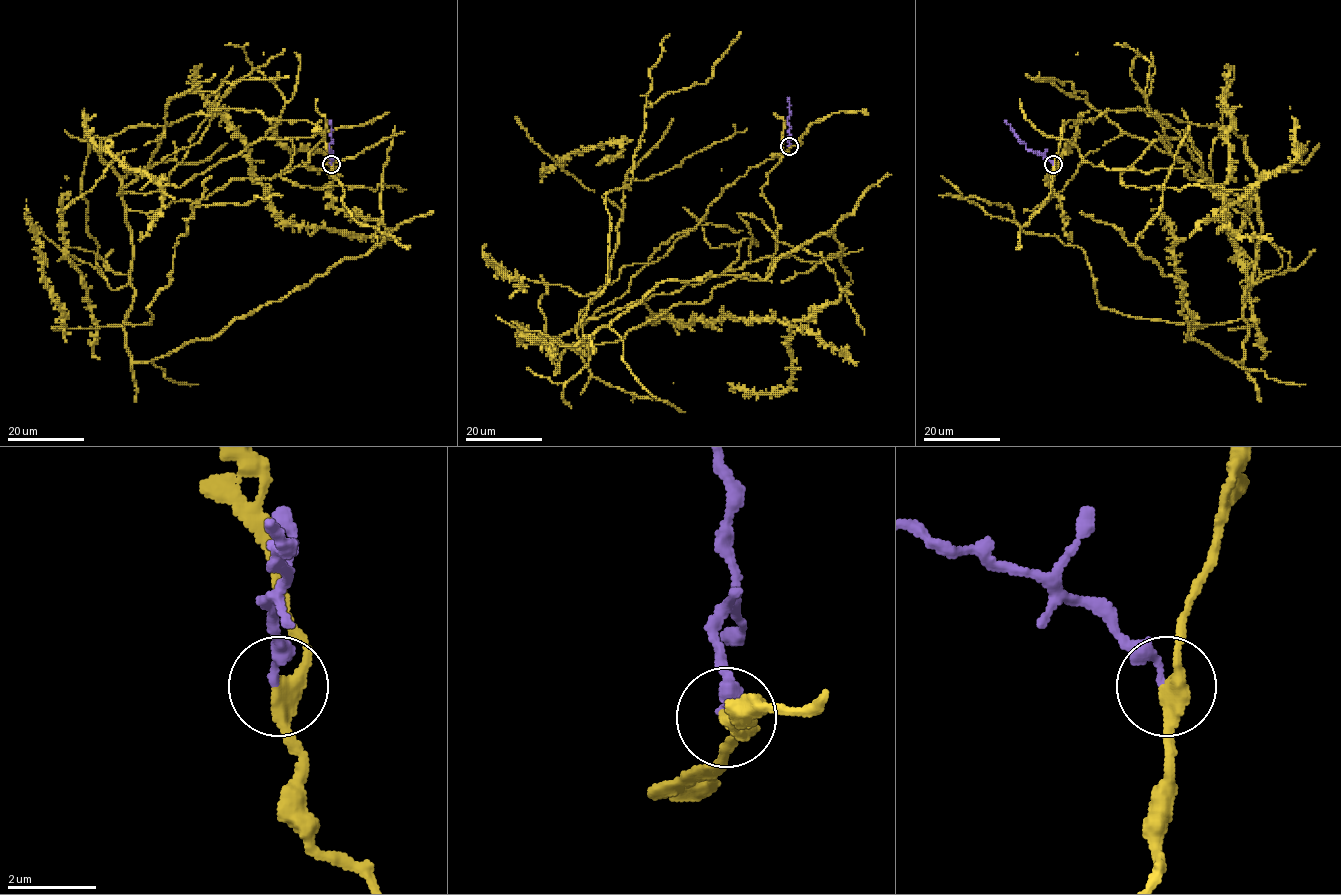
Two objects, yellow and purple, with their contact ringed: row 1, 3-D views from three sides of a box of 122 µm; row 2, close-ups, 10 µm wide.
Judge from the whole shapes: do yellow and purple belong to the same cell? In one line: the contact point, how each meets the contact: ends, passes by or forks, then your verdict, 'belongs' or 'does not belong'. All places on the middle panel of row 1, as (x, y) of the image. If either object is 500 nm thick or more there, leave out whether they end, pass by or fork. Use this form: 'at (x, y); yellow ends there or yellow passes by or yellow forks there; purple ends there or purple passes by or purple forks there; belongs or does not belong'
at (789, 146); yellow passes by; purple ends there; does not belong

